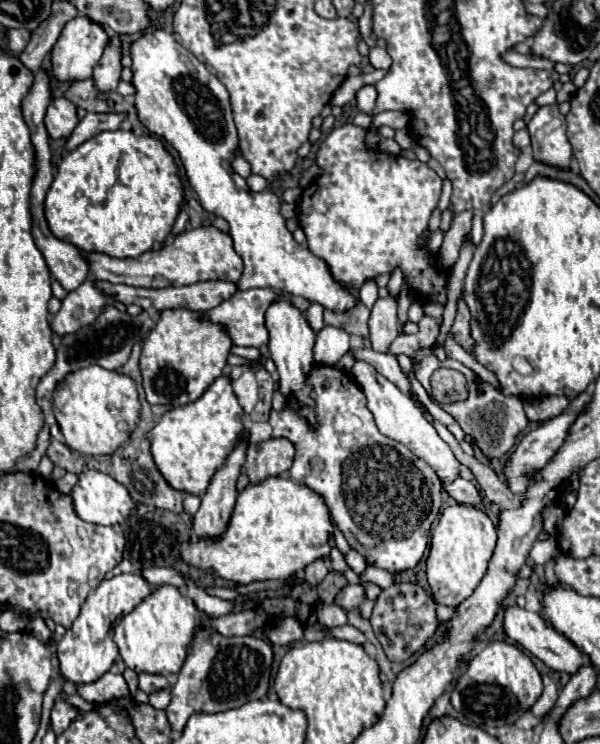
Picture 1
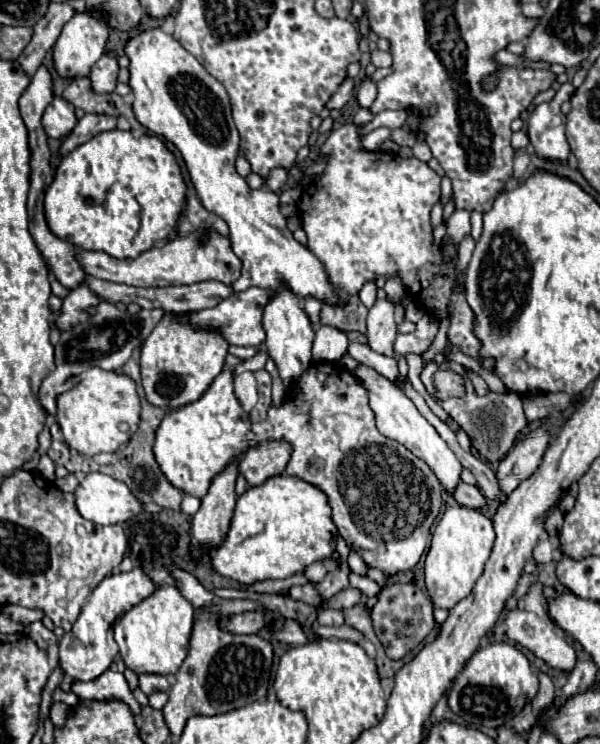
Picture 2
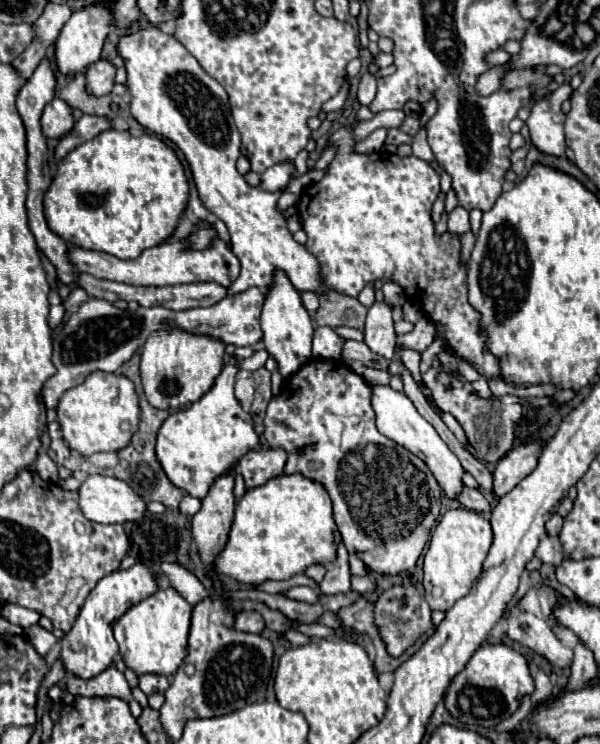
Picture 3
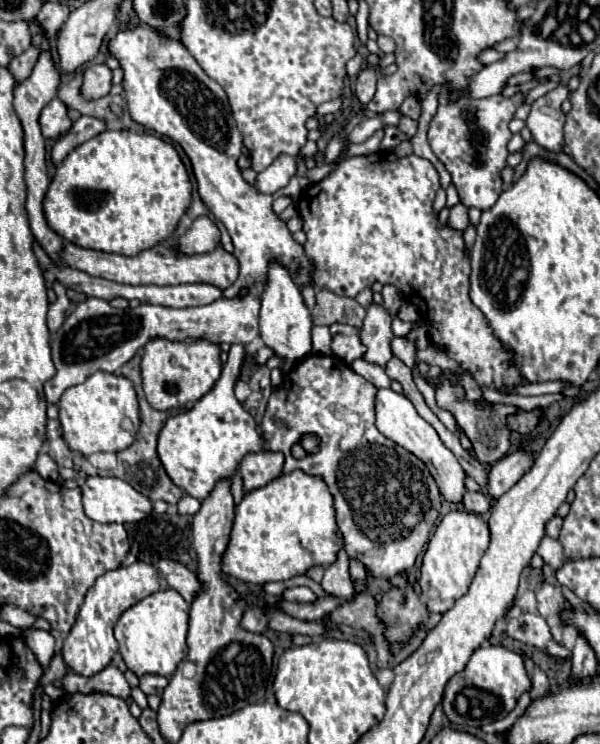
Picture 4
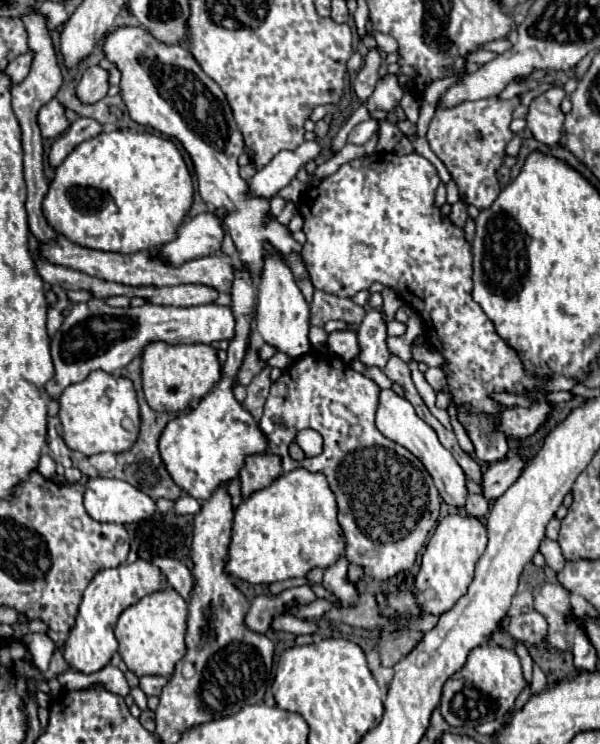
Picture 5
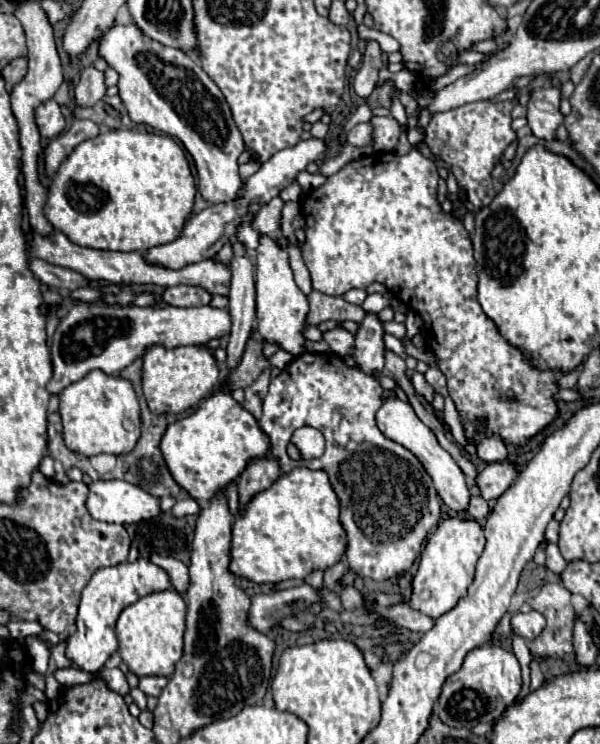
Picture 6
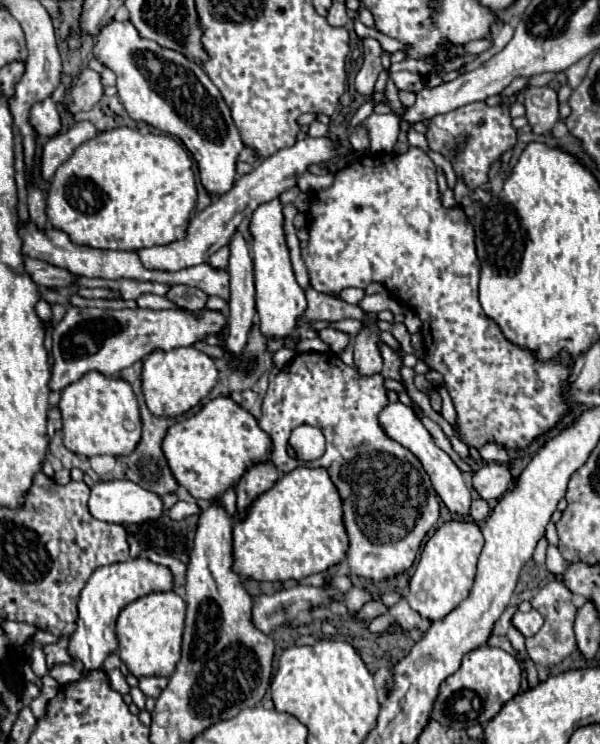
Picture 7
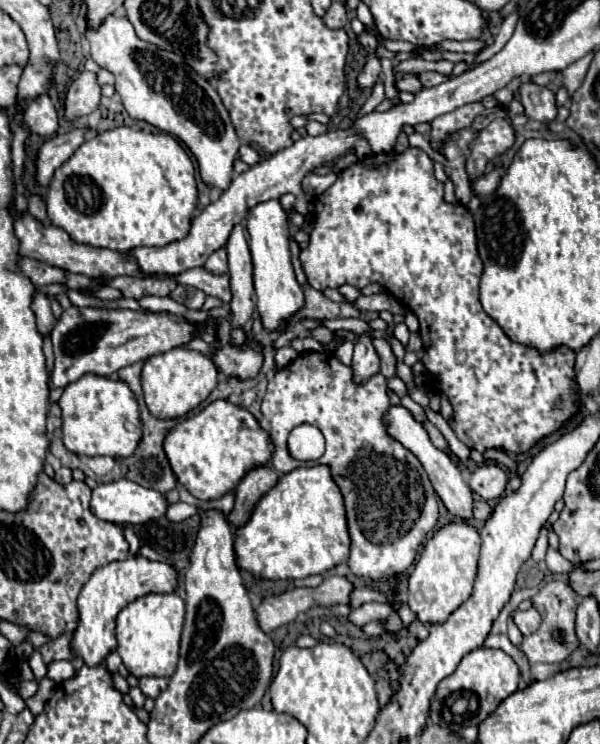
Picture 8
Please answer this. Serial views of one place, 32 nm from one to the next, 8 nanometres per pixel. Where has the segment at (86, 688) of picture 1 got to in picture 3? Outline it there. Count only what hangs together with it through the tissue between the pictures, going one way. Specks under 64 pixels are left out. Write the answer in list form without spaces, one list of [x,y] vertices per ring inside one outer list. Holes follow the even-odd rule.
[[[116,666],[106,668],[104,672],[100,672],[98,676],[90,678],[90,680],[70,676],[70,680],[66,682],[66,690],[70,694],[78,694],[78,696],[116,696],[116,698],[122,698],[128,702],[135,718],[142,713],[141,706],[132,698],[132,690],[124,678],[124,674],[118,672]]]

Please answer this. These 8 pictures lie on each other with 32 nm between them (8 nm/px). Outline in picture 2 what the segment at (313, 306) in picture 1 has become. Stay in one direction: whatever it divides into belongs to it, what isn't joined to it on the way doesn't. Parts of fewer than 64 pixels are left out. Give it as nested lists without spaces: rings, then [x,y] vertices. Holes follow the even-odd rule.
[[[304,296],[304,310],[308,312],[308,316],[310,316],[310,320],[312,320],[314,326],[320,324],[320,308],[322,308],[322,304],[316,298]]]

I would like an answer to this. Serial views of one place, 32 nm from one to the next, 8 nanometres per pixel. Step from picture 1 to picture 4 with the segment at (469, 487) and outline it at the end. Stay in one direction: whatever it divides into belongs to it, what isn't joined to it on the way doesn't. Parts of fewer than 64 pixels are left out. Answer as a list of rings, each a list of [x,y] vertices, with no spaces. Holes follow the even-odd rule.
[[[466,492],[464,494],[464,508],[472,514],[486,514],[490,510],[490,502],[480,492]]]

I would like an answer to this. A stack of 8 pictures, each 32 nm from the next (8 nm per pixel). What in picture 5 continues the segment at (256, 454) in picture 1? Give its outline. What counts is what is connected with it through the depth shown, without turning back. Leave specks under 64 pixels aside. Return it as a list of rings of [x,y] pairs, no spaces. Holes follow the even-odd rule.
[[[274,454],[248,456],[244,462],[244,468],[240,470],[242,500],[246,500],[256,490],[270,486],[280,476],[280,472],[282,472],[280,456],[274,456]]]

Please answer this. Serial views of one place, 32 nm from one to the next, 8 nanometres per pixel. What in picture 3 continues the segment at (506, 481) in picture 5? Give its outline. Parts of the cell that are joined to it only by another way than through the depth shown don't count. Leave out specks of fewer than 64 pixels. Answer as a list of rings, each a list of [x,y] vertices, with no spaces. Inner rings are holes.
[[[540,442],[518,446],[496,464],[492,472],[492,492],[496,498],[508,494],[524,476],[528,476],[536,468],[540,448]]]

